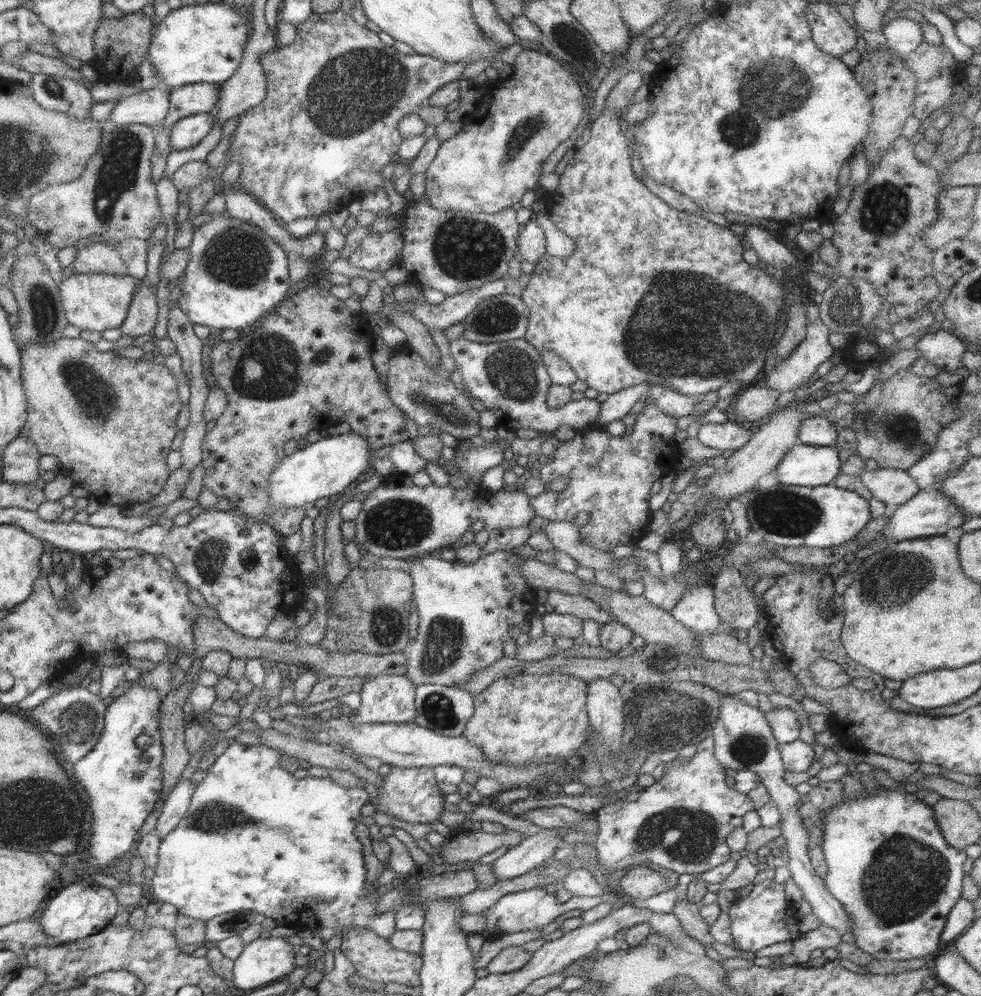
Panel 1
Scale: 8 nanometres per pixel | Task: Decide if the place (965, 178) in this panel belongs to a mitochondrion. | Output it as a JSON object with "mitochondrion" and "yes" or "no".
{"mitochondrion":"no"}

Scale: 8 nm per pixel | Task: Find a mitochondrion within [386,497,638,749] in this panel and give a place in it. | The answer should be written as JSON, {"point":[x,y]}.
{"point":[443,645]}

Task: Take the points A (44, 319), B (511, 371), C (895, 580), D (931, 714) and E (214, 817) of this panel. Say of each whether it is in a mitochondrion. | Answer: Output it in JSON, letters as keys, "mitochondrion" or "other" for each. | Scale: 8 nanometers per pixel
{"A":"mitochondrion","B":"mitochondrion","C":"mitochondrion","D":"other","E":"mitochondrion"}

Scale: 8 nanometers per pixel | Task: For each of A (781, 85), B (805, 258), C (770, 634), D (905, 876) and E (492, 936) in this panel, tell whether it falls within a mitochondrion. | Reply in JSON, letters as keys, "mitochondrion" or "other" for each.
{"A":"mitochondrion","B":"other","C":"other","D":"mitochondrion","E":"other"}

